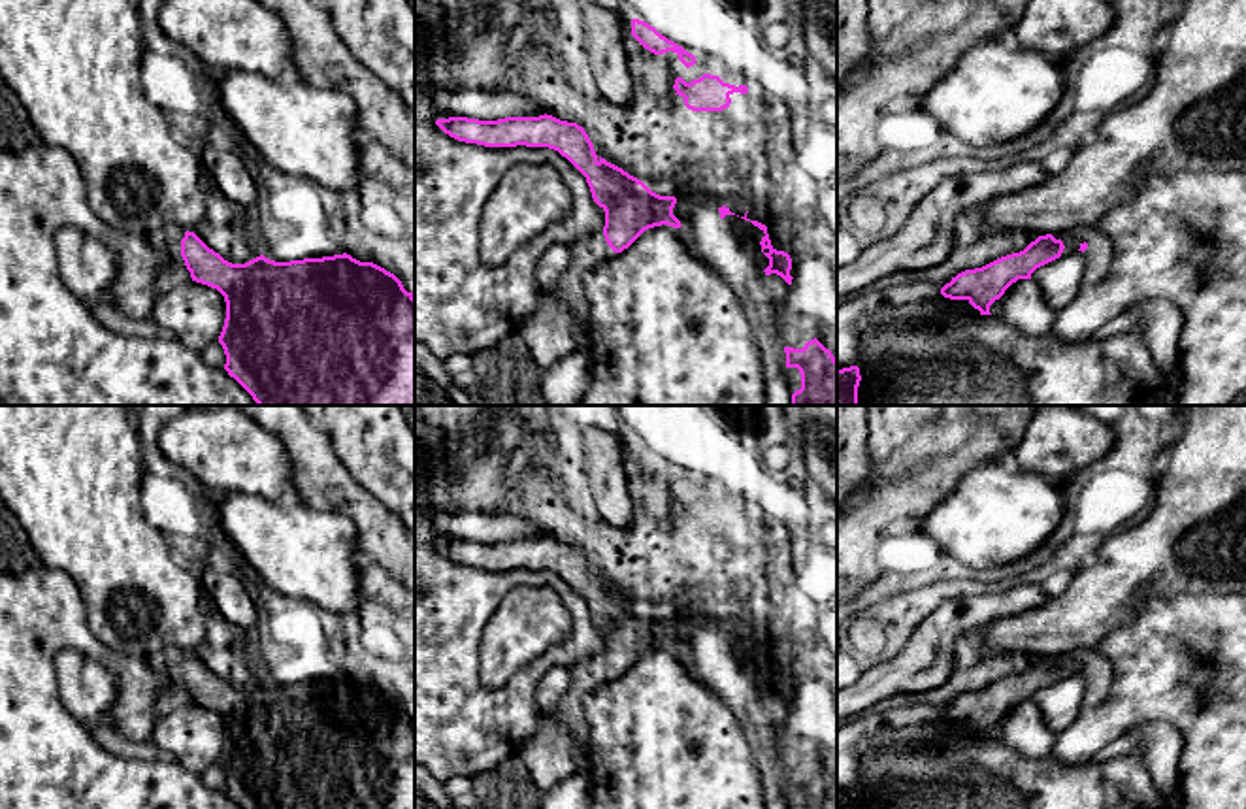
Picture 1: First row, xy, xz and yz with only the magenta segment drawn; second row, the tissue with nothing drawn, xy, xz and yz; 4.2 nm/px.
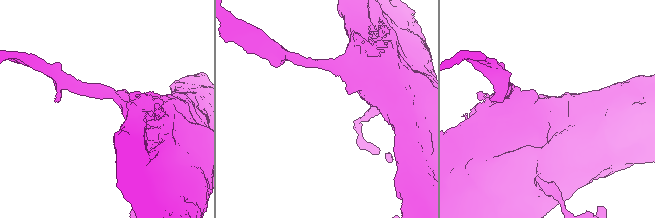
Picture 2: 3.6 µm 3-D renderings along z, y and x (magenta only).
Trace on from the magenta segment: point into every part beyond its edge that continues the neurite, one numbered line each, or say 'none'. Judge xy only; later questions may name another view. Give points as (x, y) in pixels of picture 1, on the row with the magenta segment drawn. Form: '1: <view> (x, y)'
1: xy (168, 238)

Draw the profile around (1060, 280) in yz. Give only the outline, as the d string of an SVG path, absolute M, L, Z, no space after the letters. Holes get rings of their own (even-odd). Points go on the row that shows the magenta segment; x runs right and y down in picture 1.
M1076 249L1037 268L1031 281L1039 287L1044 304L1052 307L1069 304L1084 285L1084 264L1086 256Z

